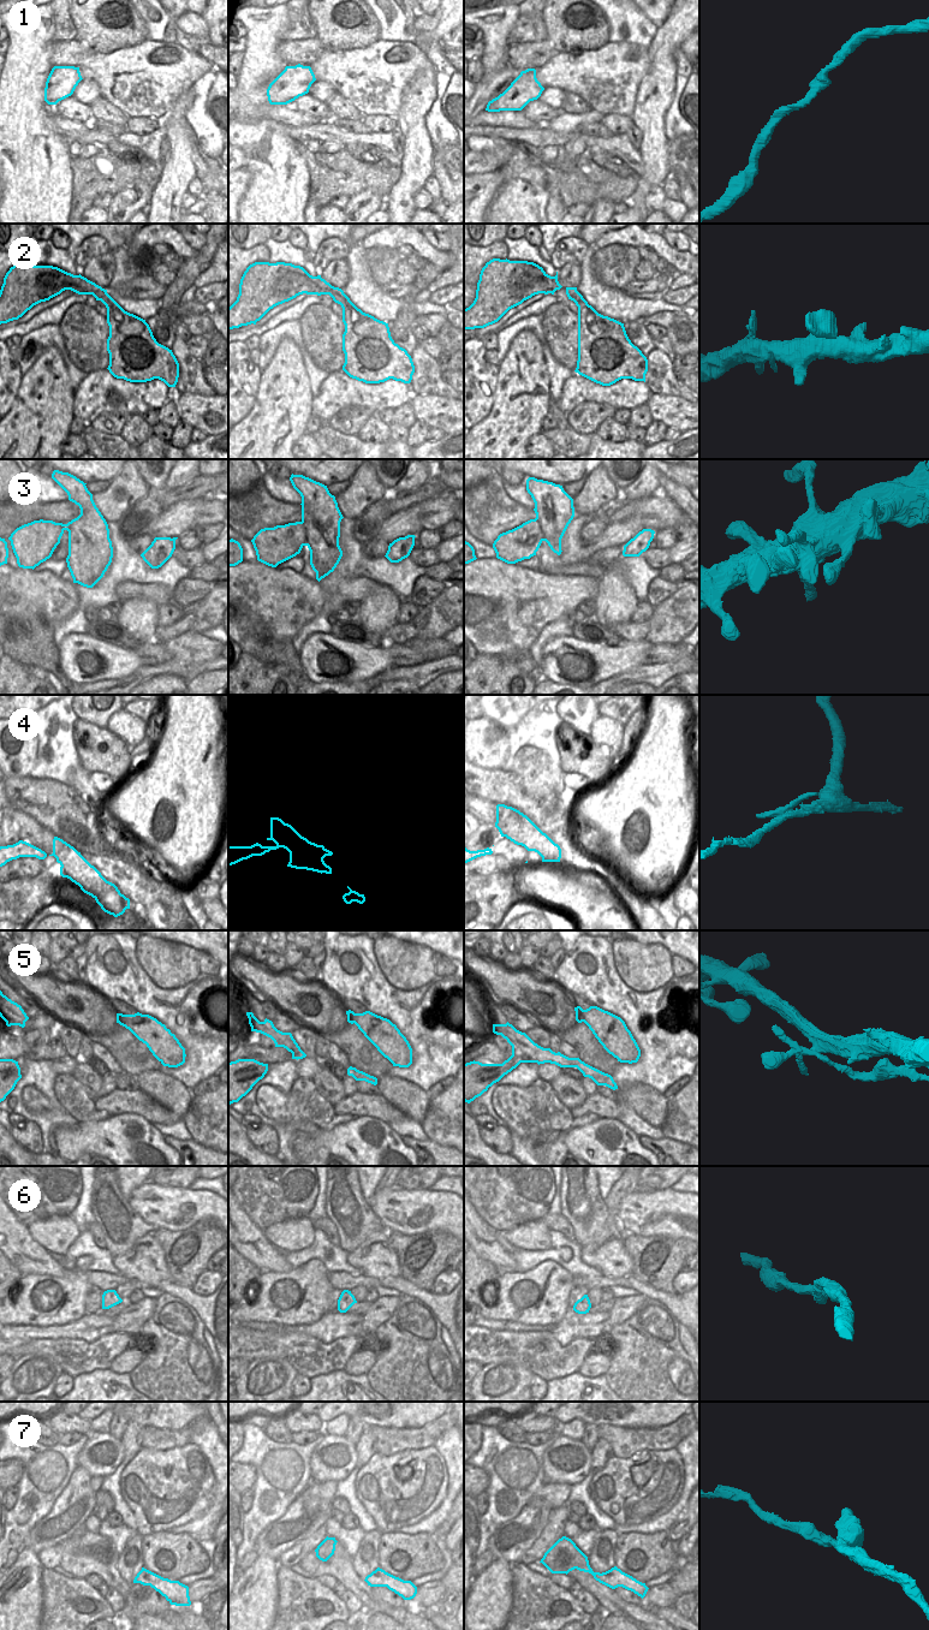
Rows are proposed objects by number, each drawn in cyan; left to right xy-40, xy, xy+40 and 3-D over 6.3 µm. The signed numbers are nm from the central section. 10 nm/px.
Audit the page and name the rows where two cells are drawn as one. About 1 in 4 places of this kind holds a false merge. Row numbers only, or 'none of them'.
5

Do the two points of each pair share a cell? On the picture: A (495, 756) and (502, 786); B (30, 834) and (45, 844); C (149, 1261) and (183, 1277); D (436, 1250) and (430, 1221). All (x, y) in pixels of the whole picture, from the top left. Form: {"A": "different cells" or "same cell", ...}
{"A": "different cells", "B": "same cell", "C": "different cells", "D": "different cells"}

